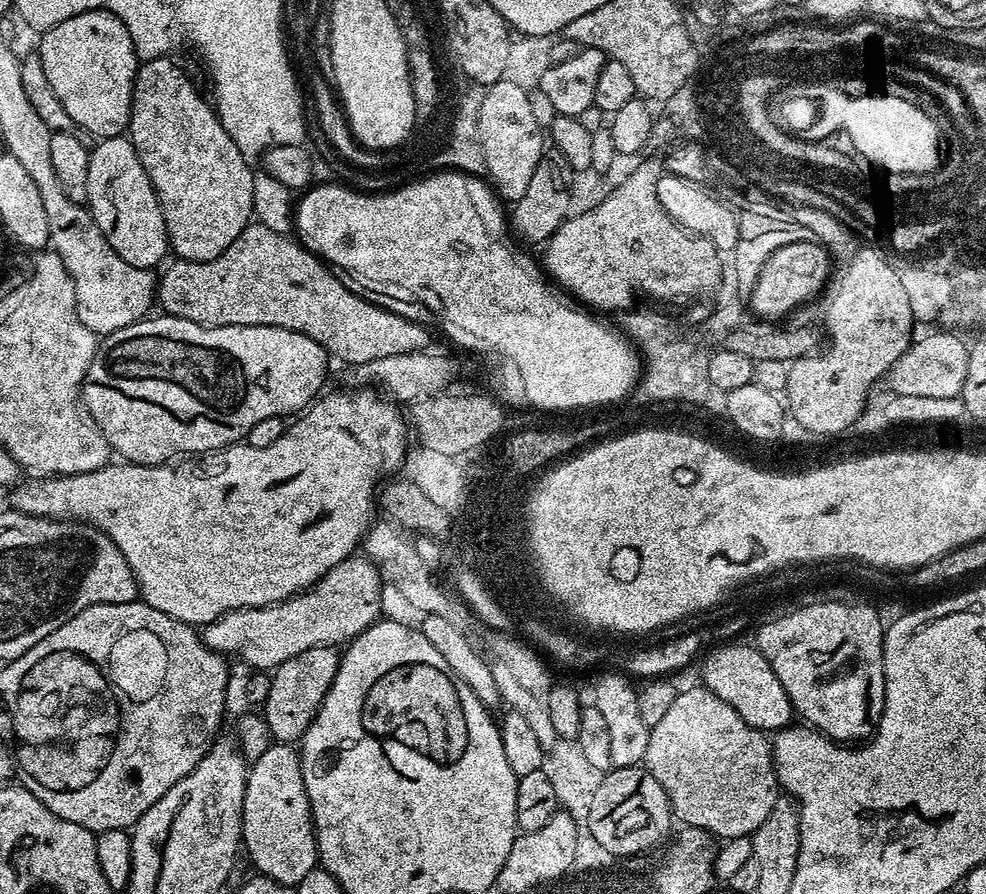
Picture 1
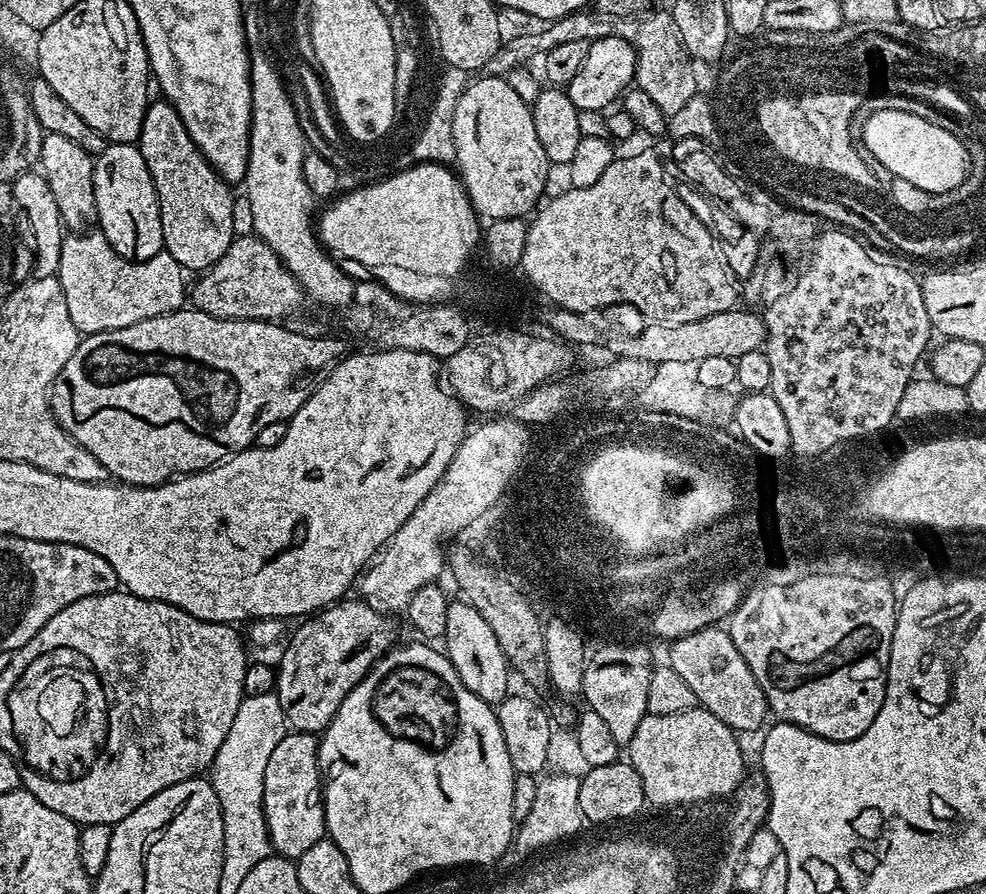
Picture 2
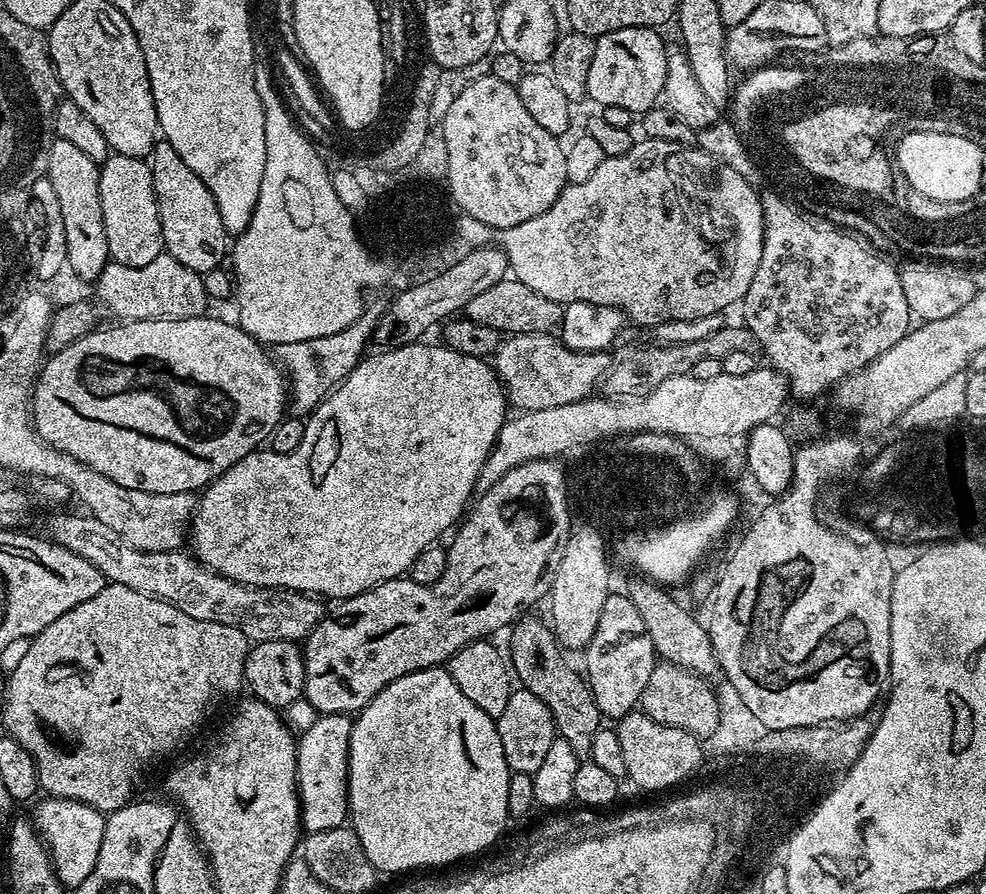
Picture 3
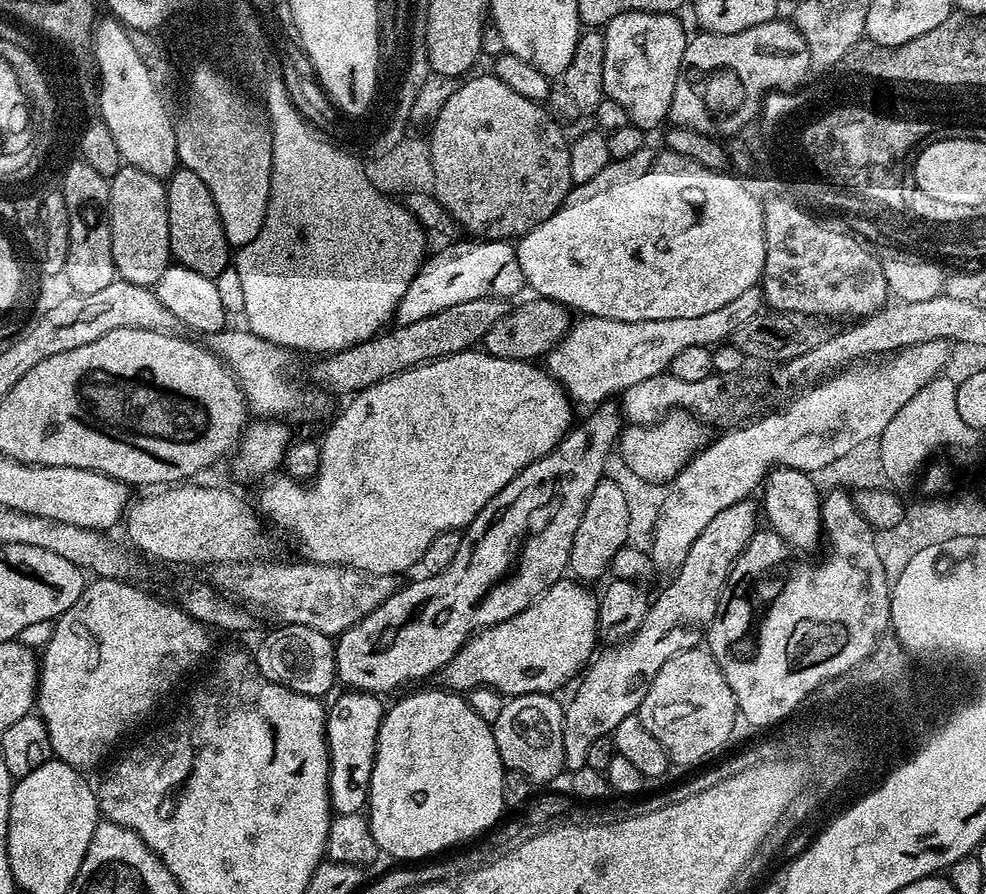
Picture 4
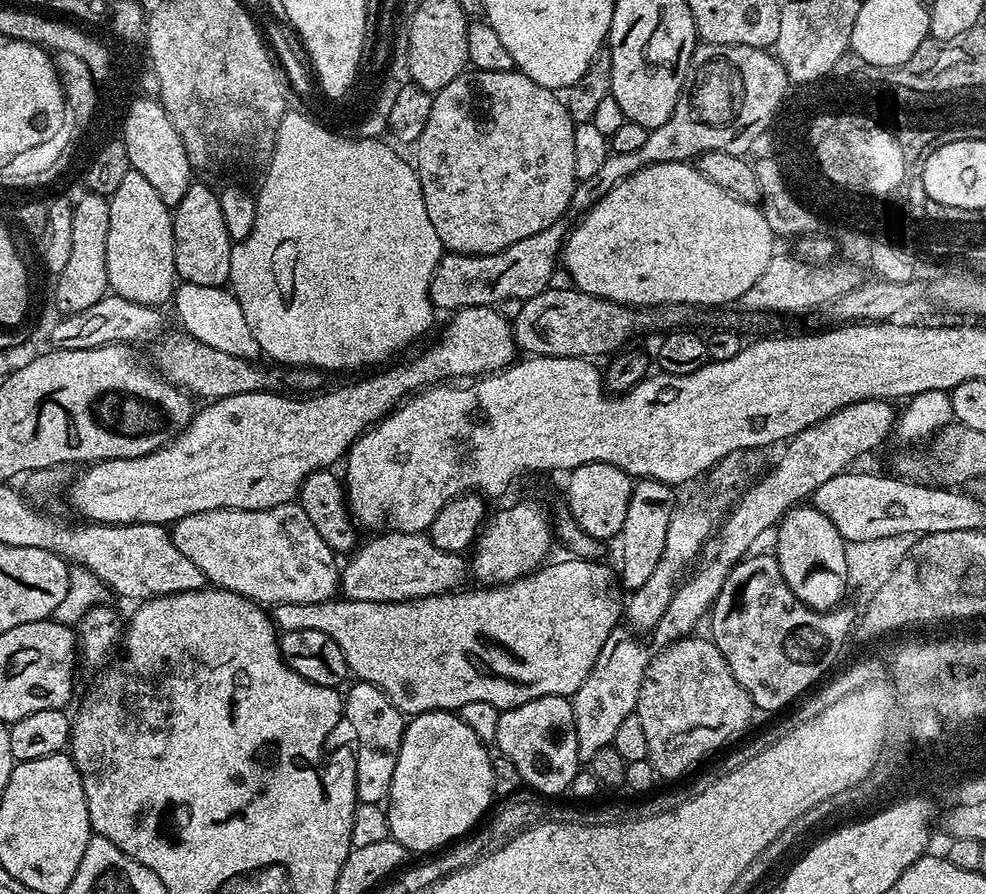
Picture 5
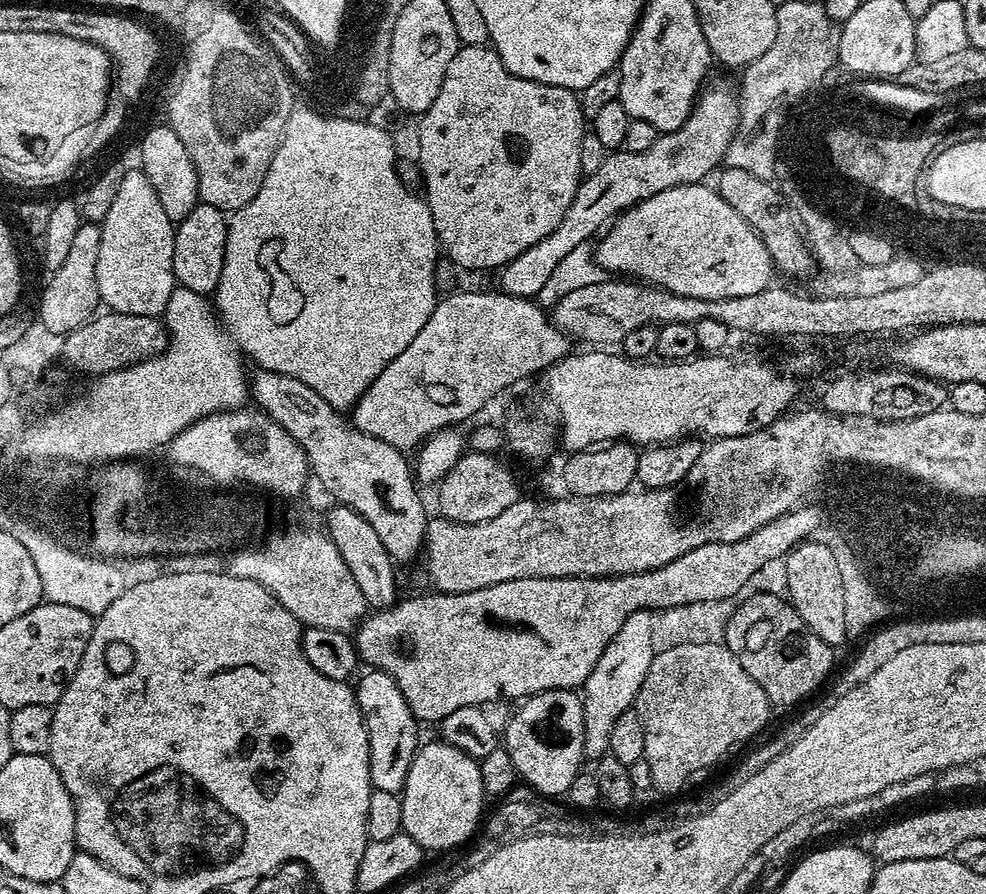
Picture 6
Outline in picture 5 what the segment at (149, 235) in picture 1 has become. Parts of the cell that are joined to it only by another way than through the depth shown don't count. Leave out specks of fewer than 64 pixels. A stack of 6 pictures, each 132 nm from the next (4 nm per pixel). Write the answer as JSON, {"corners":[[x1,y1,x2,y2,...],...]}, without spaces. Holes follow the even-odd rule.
{"corners":[[129,170,109,199,110,230,106,234,106,274,108,287,115,295,147,308,160,308,173,299,178,287,174,266,172,212,158,198,158,190]]}

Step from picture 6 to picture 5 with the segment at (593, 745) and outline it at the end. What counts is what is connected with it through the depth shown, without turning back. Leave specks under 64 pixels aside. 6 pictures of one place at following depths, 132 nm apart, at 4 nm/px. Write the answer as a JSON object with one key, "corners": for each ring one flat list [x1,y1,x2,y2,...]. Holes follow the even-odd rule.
{"corners":[[749,450,735,452,722,458,722,462,715,464,712,471,707,473,708,485,704,488,705,496,692,496,689,500,679,501,678,507,670,518,670,530,666,530,666,547,662,550,662,558,658,558,658,566,654,566,654,574,650,574,646,586,635,589,629,595,632,596,629,600,627,597,626,624,633,633,655,633,658,622,662,622,662,614,666,614,666,606,670,606,670,598,674,598,678,583,685,575,687,564,691,565,701,555,704,545,715,533,722,519,722,511,720,512,711,498,716,503,726,503,725,505,735,501,740,493,761,475,760,456,759,451]]}

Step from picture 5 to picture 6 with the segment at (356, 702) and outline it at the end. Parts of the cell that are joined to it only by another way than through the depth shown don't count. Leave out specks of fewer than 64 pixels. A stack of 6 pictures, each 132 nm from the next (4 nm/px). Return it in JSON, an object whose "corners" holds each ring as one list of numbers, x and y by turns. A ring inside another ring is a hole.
{"corners":[[368,670,362,676,359,677,360,685,355,685,354,691,368,731,372,786,399,794,404,790,406,774,410,774,410,762,414,762,414,754,422,740,416,729,418,721,390,674]]}

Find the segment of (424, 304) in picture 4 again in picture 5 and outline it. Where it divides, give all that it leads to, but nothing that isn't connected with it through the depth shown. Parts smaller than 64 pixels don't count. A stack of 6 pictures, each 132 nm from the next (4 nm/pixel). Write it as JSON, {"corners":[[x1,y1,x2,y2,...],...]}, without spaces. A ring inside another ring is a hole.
{"corners":[[559,220,538,234,530,234,530,238,522,238,522,242,514,242,514,246,506,246,506,250,498,254,467,256,448,252,441,256,430,278,428,291,433,309,500,306,503,300,523,302,534,298,534,294,542,294,550,287,552,275,558,271,558,261,569,231,569,225]]}

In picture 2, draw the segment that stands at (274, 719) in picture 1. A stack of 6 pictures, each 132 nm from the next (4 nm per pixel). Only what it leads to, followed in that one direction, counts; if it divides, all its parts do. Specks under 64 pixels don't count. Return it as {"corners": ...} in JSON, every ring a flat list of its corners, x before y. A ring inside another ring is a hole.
{"corners":[[345,598,337,603,321,608,307,617,304,624,292,637,287,637,288,645,280,656,280,668,276,672,276,696,282,702,282,714,288,719,289,729,297,732,323,733,324,729,338,714,338,706,362,682,362,678,397,643,396,624,391,615,372,608,363,599]]}

